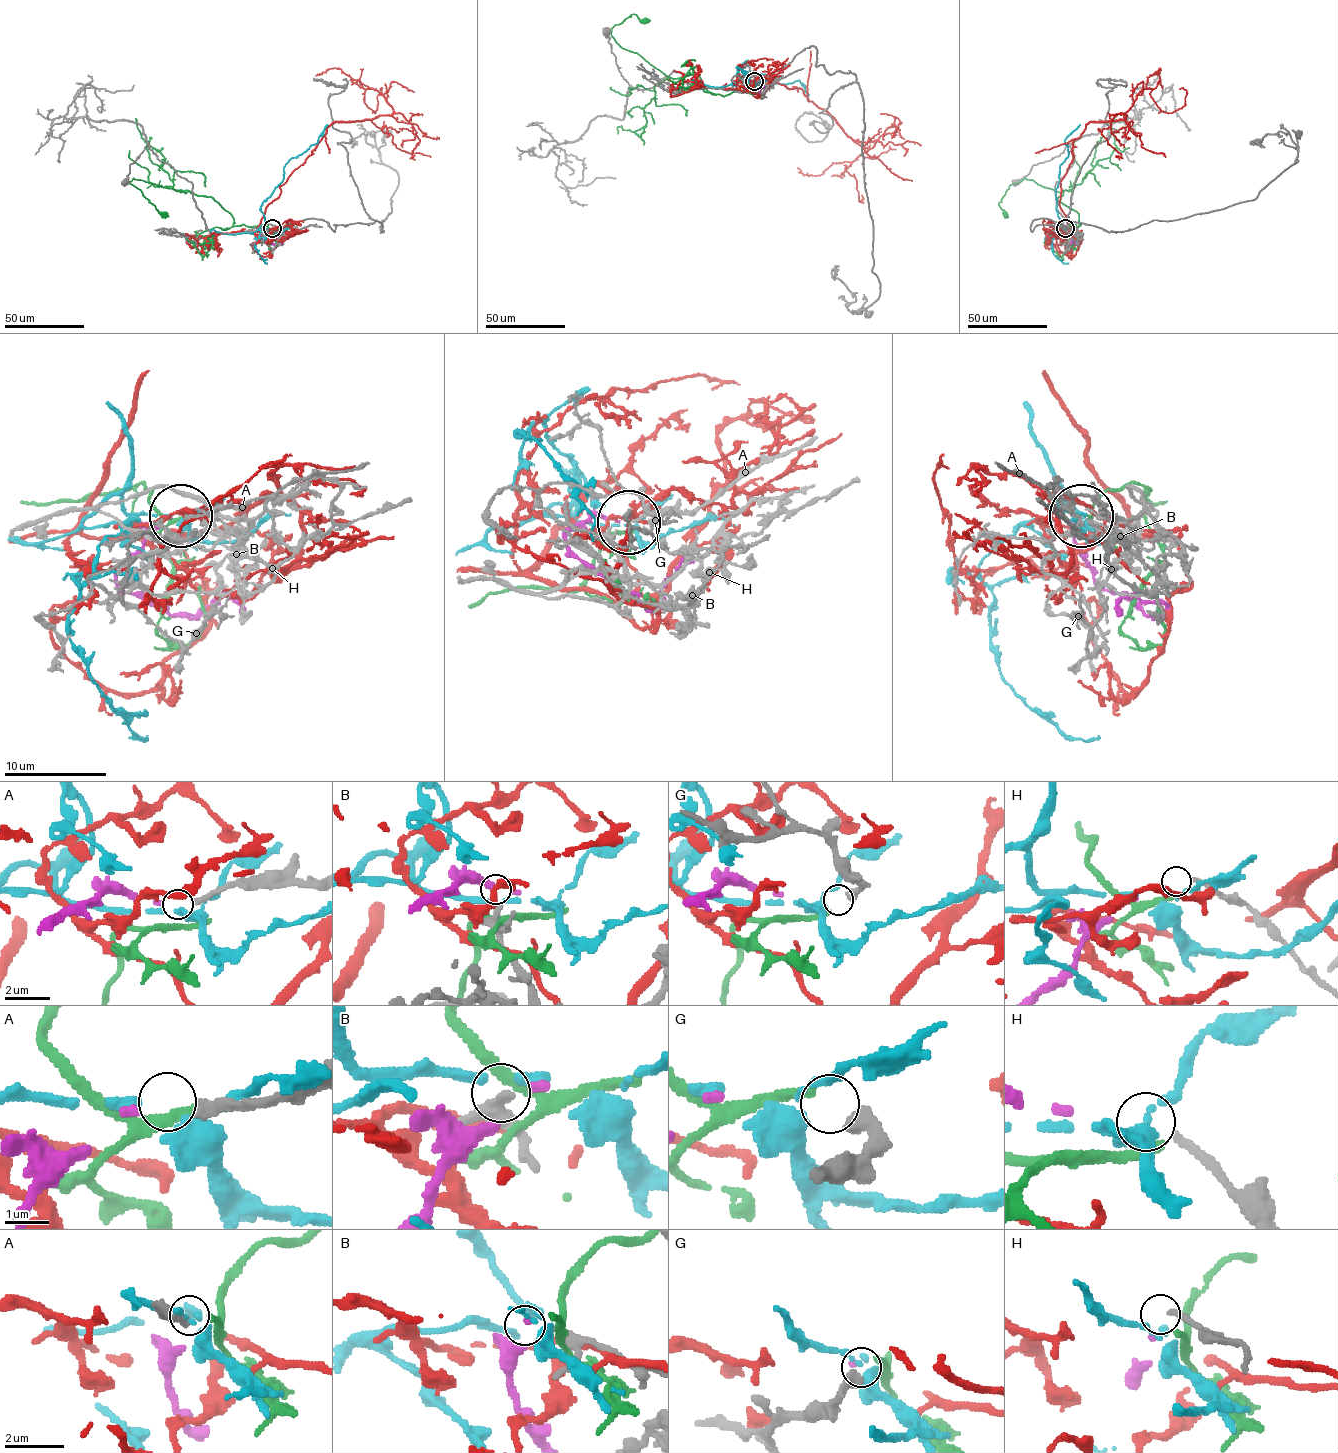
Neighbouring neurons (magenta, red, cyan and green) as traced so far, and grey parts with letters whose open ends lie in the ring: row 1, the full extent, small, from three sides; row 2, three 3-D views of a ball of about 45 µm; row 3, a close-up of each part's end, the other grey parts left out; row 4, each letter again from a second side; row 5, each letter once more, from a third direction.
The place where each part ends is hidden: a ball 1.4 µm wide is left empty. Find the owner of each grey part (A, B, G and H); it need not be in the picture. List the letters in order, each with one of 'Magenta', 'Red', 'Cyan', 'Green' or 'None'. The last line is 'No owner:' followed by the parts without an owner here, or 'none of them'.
A: Magenta
B: None
G: Green
H: Cyan
No owner: B

